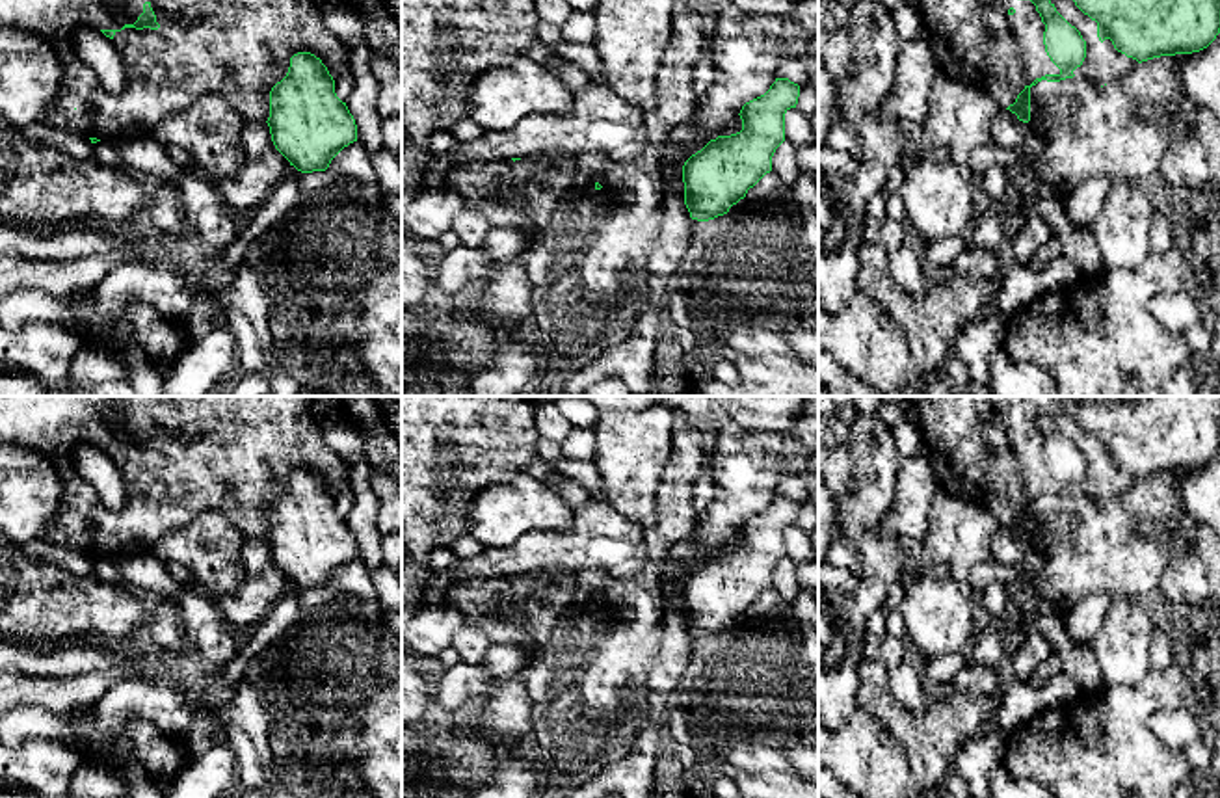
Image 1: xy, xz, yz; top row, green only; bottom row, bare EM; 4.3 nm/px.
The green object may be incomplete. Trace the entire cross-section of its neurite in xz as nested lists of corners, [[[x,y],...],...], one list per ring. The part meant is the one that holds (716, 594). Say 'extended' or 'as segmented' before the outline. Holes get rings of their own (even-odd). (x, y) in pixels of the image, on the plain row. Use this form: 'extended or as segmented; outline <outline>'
as segmented; outline [[[776,495],[770,506],[740,526],[742,547],[710,556],[683,582],[684,621],[692,636],[729,629],[766,590],[785,558],[785,530],[796,525],[800,502]]]

